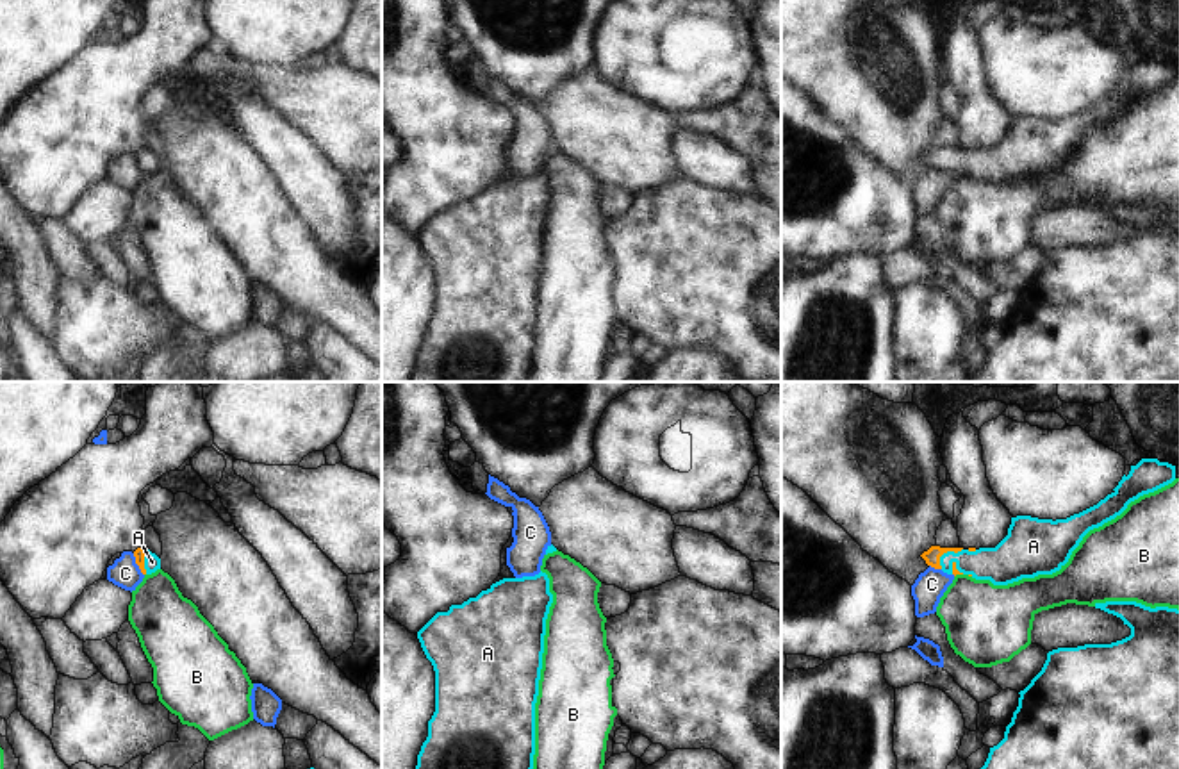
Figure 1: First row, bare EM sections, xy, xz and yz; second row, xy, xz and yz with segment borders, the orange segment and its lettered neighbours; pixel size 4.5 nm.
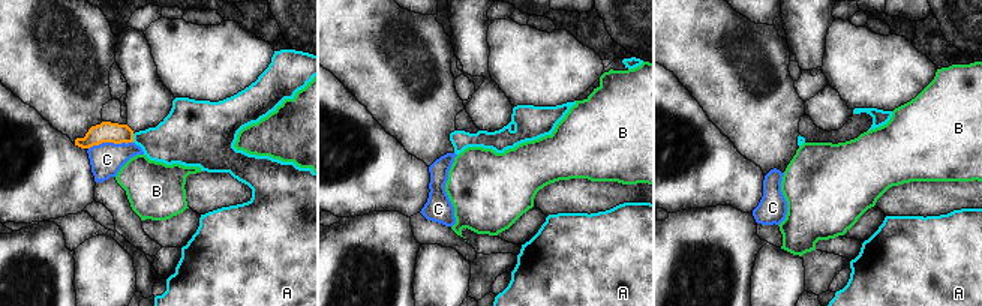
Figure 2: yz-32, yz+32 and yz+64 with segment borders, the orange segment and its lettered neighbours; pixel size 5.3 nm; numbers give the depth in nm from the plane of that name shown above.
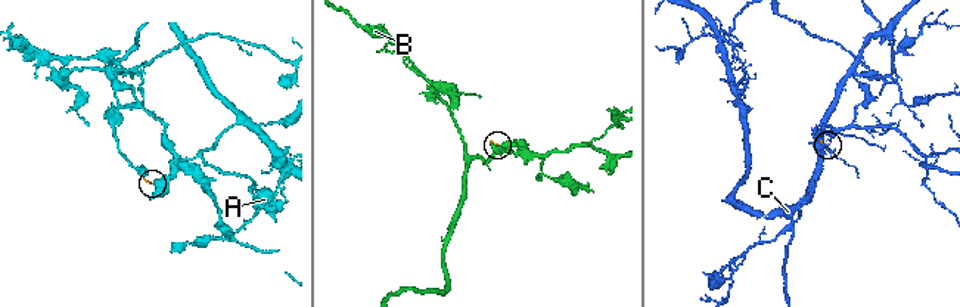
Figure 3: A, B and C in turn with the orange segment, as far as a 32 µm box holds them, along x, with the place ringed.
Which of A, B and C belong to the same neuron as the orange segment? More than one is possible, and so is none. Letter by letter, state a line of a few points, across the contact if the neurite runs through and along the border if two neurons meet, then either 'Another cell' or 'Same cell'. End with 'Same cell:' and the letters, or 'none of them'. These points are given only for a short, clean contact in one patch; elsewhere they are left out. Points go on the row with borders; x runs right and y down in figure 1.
A: Line: yz (931, 557), (946, 552), (955, 561), (999, 564). Same cell
B: Line: yz (962, 573), (955, 577). Another cell
C: Another cell
Same cell: A.

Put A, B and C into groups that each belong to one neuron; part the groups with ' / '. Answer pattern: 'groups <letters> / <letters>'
groups A / B / C

